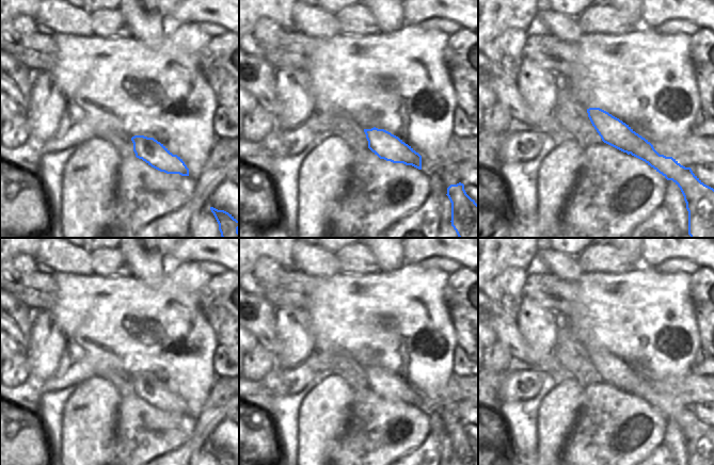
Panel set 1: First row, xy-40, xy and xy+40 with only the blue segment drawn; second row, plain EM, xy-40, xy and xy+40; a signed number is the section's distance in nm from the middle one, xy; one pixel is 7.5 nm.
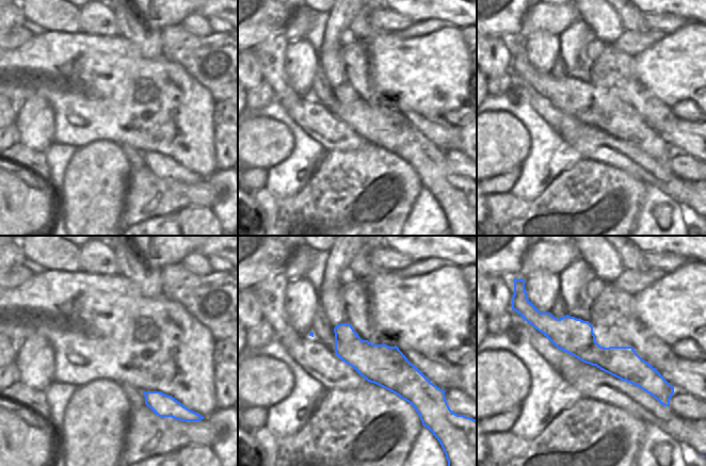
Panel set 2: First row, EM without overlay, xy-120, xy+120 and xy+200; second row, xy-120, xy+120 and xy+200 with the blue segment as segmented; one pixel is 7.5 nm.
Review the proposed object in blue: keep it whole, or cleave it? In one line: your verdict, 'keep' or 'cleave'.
cleave

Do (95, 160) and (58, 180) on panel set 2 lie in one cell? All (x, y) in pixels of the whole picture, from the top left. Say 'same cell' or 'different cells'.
different cells

